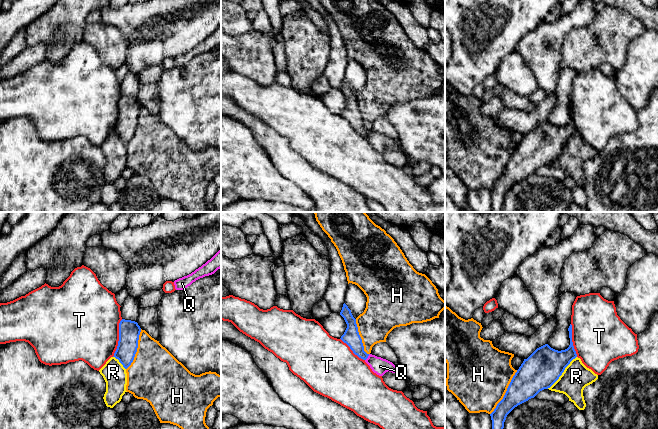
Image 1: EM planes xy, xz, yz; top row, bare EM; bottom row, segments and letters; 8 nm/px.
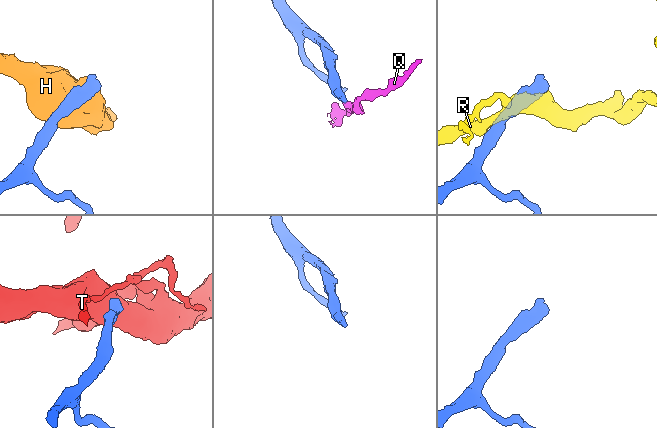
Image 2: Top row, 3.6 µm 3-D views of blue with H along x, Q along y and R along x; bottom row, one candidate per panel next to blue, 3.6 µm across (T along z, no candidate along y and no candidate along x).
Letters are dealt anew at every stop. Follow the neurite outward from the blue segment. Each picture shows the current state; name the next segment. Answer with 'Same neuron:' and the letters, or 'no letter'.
Same neuron: no letter

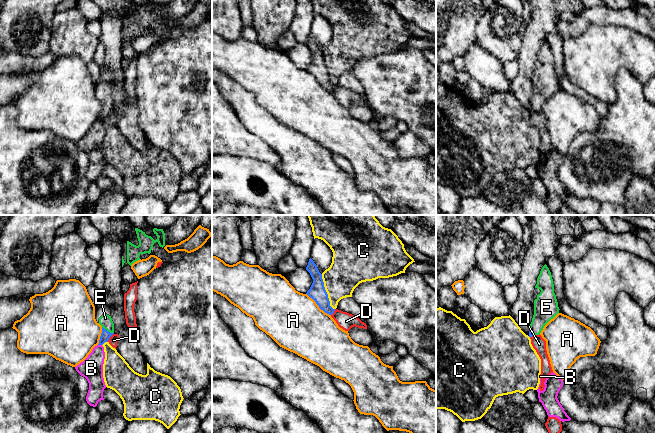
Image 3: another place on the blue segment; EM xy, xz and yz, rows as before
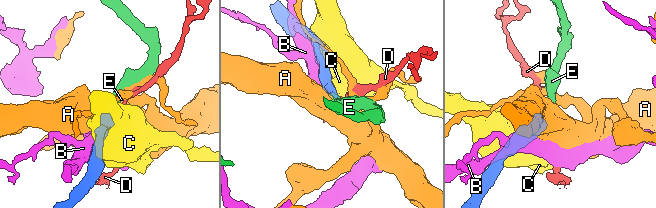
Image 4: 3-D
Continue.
Same neuron: E

